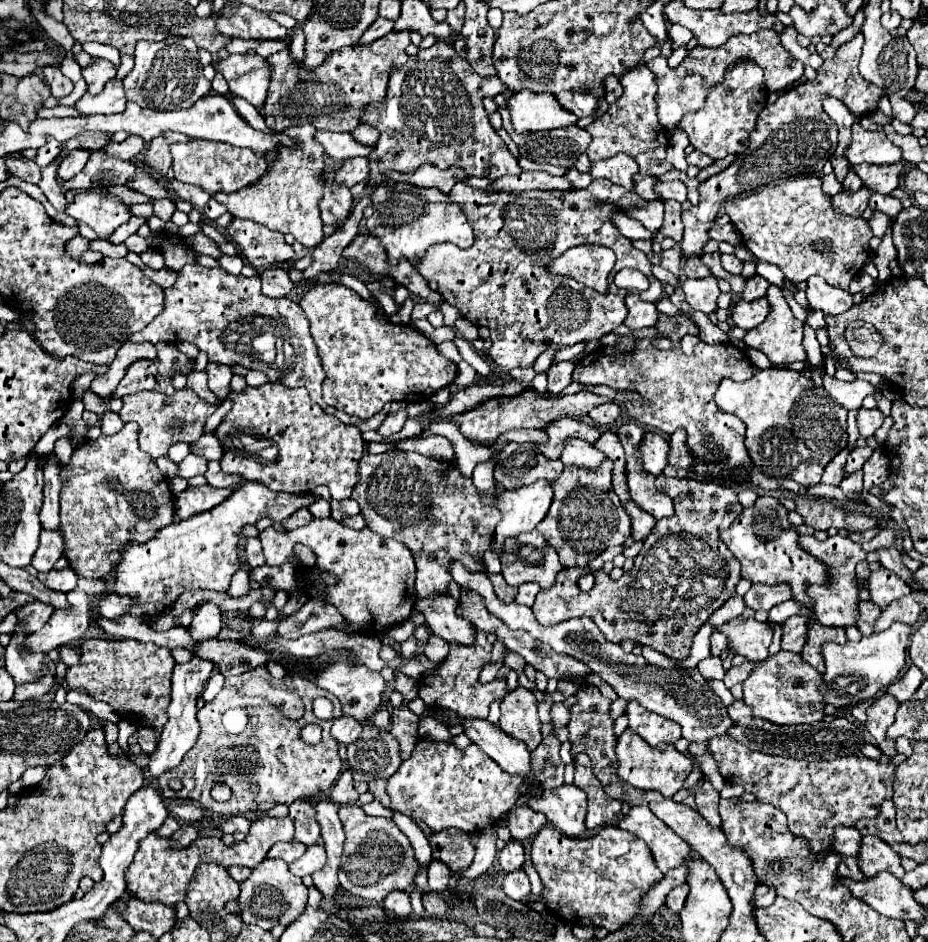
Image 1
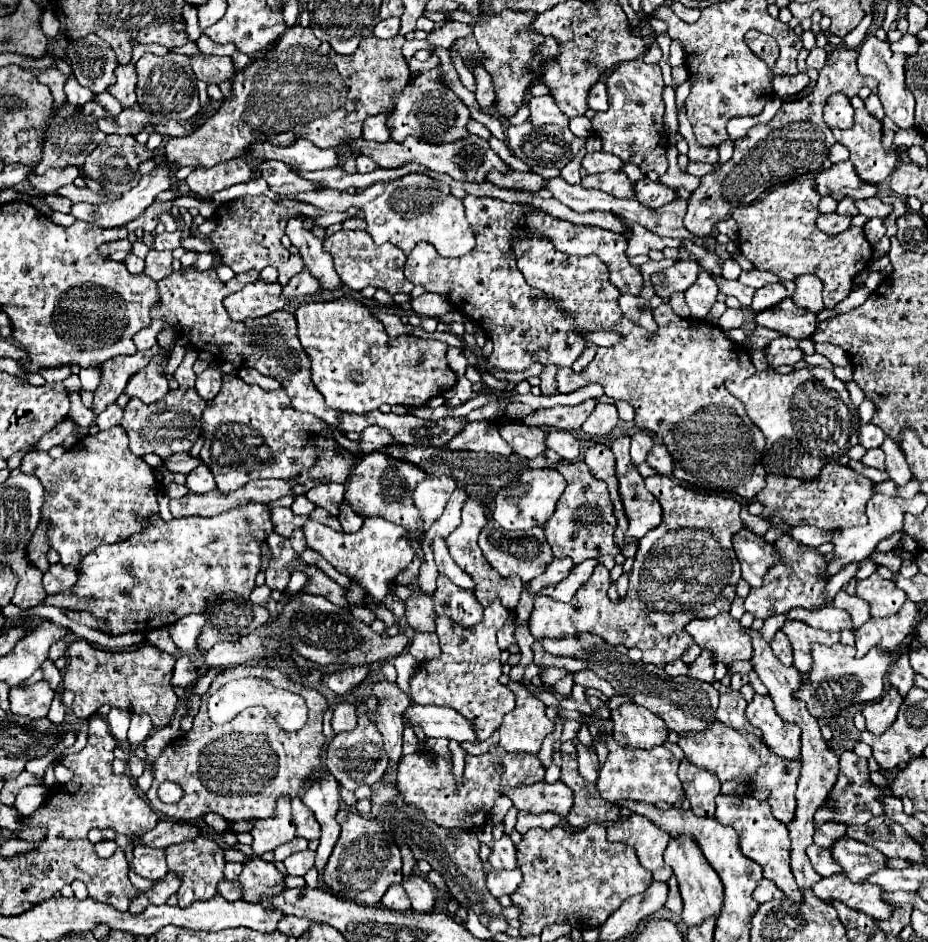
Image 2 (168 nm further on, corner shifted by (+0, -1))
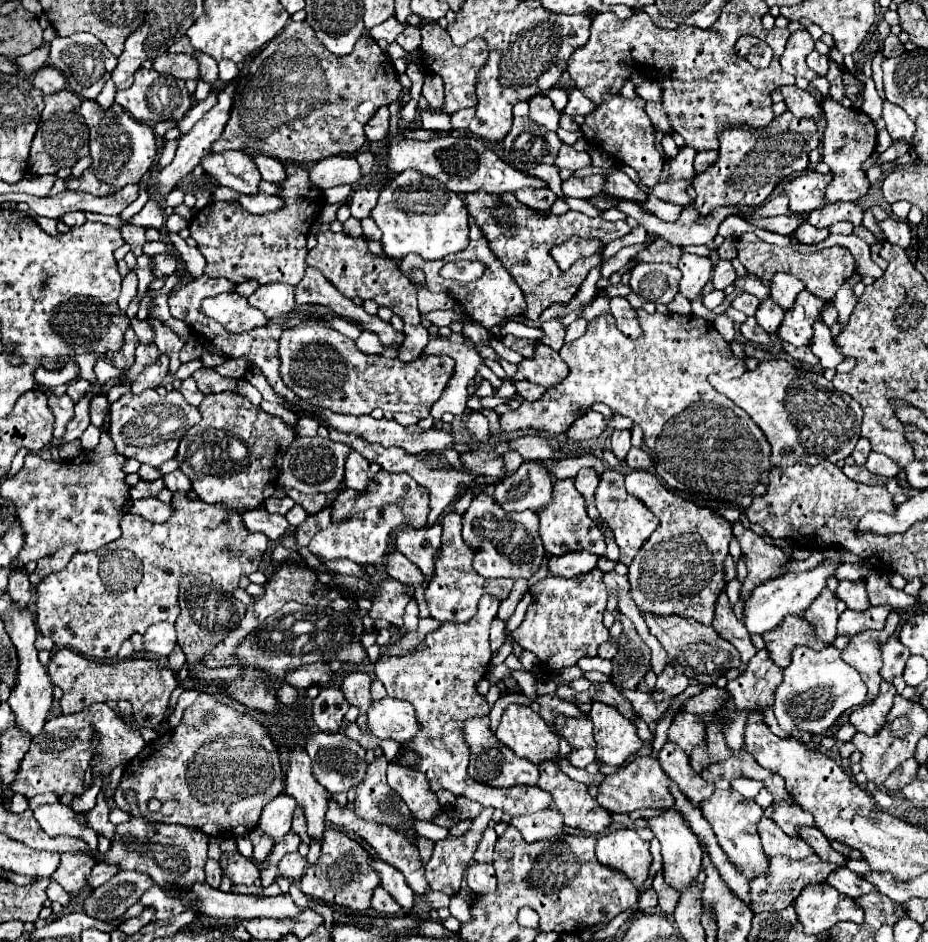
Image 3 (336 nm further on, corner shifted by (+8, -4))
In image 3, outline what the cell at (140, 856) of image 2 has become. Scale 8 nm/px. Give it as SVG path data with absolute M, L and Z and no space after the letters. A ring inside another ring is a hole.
M119 871L107 883L93 889L83 899L83 909L89 917L99 921L111 921L125 913L127 907L139 901L139 897L153 885L153 879L141 871Z

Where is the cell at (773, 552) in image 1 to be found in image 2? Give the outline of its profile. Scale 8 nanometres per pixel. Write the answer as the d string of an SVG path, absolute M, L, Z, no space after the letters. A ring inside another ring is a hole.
M741 528L733 536L733 548L737 554L737 560L741 564L743 580L747 580L753 588L761 586L761 580L765 576L765 570L777 562L773 544L767 544L763 538L757 538L747 528Z

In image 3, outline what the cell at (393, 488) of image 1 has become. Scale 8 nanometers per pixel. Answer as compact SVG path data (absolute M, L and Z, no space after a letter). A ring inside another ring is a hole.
M351 451L347 457L347 463L345 463L345 485L349 489L365 493L365 489L369 489L369 483L373 481L377 471L381 471L381 467L377 463L367 461L357 451Z

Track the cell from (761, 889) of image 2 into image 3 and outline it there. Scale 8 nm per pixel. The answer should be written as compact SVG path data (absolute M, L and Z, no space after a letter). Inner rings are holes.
M816 854L807 859L792 860L788 857L777 856L770 858L769 877L757 877L751 881L751 911L761 913L761 911L779 911L787 907L797 899L801 889L809 883L819 883L823 881L831 871L835 871L837 865L823 863Z

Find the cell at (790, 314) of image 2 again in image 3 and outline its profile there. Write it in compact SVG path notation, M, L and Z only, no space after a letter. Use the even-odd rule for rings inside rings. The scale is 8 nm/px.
M807 291L799 293L795 305L785 311L785 319L777 329L777 337L795 347L803 347L813 337L813 321L819 319L823 301Z

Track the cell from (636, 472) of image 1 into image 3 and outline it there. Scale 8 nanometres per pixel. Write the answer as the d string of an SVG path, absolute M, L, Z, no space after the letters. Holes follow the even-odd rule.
M605 469L601 473L595 499L597 499L597 509L599 509L601 519L613 529L615 541L617 541L617 545L621 549L619 561L625 563L625 565L629 565L633 561L635 553L641 549L641 545L657 529L657 525L659 525L657 517L645 507L645 503L637 501L637 497L633 497L631 493L627 493L627 489L625 489L625 475L619 473L619 471L615 471L615 469Z

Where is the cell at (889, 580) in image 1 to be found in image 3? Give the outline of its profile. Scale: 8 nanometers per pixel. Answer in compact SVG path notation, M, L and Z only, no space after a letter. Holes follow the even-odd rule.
M841 581L835 595L837 595L837 599L843 599L847 603L847 607L853 611L871 609L865 581Z

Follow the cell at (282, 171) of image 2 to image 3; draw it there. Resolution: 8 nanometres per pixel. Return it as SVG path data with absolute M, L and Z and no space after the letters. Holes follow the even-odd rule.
M243 151L209 153L201 161L201 167L225 187L231 187L239 193L259 193L261 173L253 157Z

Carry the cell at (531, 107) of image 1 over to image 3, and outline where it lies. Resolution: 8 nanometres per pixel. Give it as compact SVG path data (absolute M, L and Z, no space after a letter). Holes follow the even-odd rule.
M537 95L537 97L531 97L529 101L531 105L531 111L529 111L529 119L537 125L543 125L547 127L549 131L557 131L559 129L559 113L555 111L553 103L549 97L545 95Z

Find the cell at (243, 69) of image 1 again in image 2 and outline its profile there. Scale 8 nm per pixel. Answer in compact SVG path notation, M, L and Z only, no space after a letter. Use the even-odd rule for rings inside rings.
M195 54L195 56L189 56L189 60L195 72L195 78L203 80L205 84L219 84L223 80L231 80L235 74L233 60L229 56Z

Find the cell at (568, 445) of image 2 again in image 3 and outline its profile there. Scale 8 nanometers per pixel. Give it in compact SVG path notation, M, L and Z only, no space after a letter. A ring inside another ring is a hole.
M525 435L525 437L513 439L511 443L501 443L501 445L497 445L497 453L503 455L507 451L507 447L519 451L525 461L527 459L529 461L531 459L551 459L555 455L551 443L545 437L539 437L539 435Z

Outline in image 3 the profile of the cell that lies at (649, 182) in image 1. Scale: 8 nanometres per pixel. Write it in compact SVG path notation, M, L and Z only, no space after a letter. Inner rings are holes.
M589 175L589 177L569 177L561 187L563 187L563 193L569 197L587 199L601 193L603 185L605 185L603 175Z

